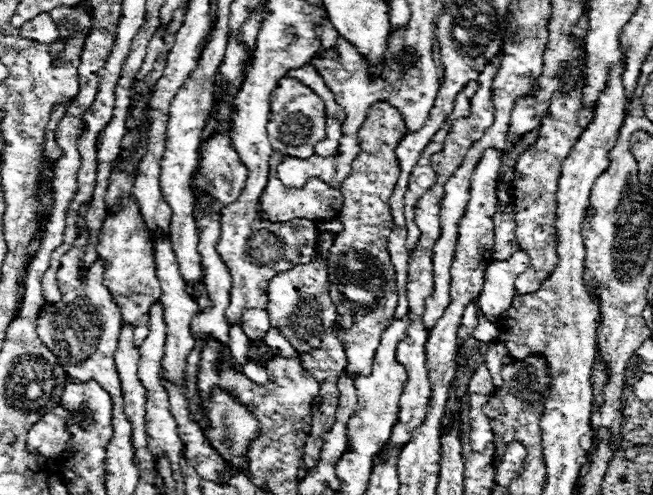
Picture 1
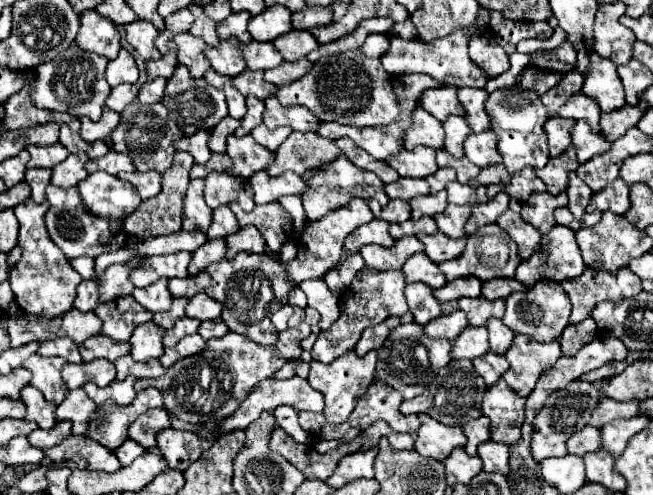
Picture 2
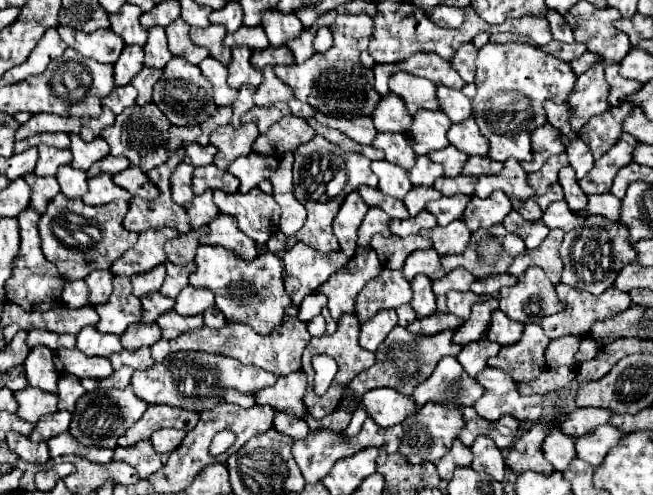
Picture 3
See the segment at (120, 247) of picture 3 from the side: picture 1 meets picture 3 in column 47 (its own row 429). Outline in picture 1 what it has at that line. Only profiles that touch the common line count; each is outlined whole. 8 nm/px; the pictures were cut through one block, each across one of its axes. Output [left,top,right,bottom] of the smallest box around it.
[204,390,260,472]

